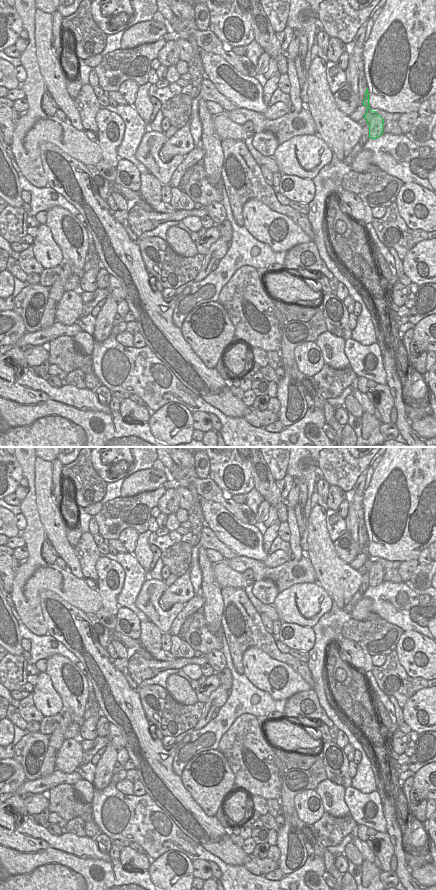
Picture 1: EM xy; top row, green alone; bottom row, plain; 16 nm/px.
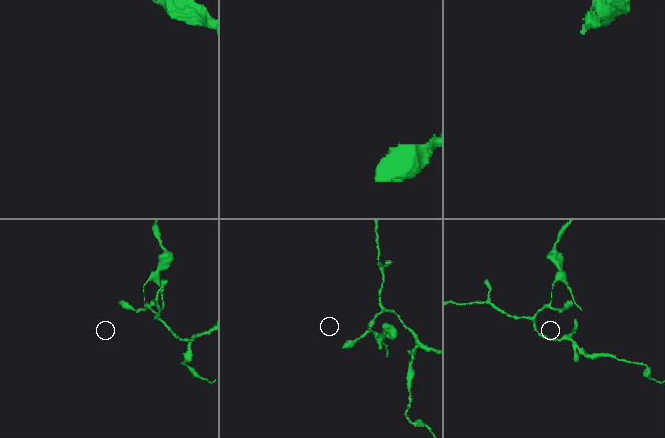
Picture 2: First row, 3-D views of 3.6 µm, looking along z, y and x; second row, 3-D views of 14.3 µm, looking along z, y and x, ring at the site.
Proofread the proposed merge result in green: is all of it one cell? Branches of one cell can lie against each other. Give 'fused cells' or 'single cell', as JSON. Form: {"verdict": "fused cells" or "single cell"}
{"verdict": "fused cells"}

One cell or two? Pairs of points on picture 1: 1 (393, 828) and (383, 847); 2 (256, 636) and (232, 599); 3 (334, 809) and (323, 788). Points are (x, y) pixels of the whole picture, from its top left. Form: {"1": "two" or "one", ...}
{"1": "two", "2": "one", "3": "one"}

